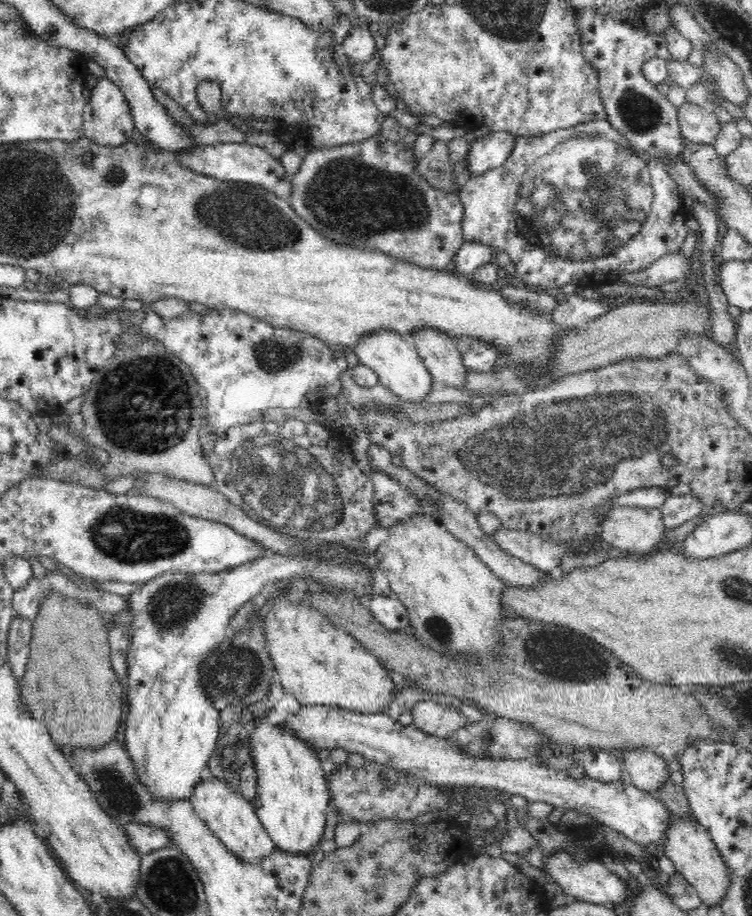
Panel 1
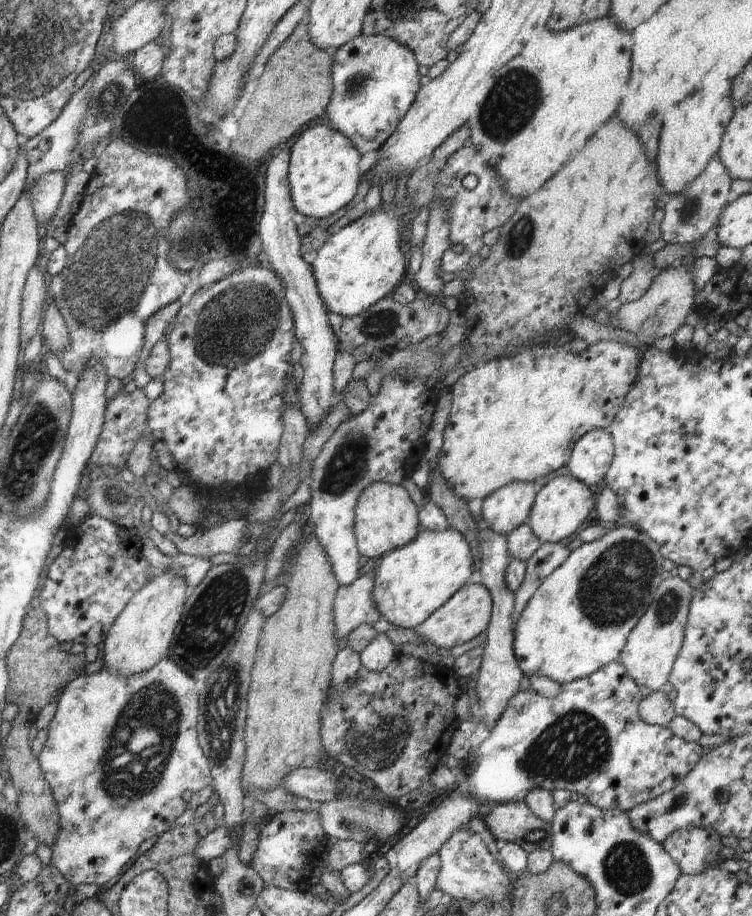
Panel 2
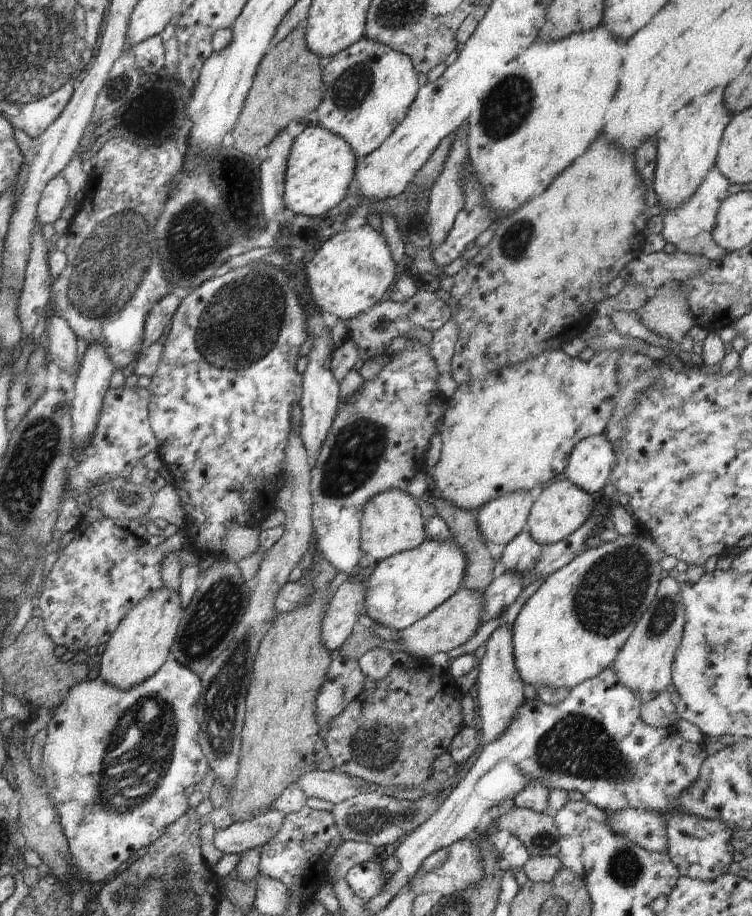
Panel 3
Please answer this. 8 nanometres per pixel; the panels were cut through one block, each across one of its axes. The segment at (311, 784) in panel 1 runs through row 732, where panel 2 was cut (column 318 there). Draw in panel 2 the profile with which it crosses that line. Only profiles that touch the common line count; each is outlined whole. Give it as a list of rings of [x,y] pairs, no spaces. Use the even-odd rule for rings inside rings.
[[[405,194],[403,201],[394,197],[390,205],[383,203],[378,209],[368,211],[359,220],[333,234],[318,250],[312,263],[320,297],[329,312],[352,318],[388,297],[398,284],[407,279],[404,253],[401,251],[400,235],[402,218],[412,208],[413,198]]]

